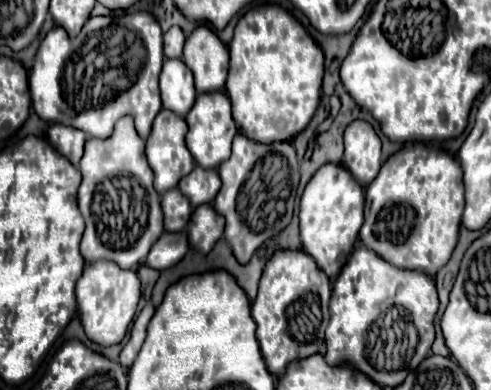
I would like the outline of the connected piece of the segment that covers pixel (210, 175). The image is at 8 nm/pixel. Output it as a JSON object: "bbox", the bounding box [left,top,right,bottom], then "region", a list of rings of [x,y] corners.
{"bbox":[178,166,220,206],"region":[[[196,166],[186,178],[182,178],[182,182],[178,182],[178,190],[182,190],[192,206],[210,204],[220,190],[218,172]]]}

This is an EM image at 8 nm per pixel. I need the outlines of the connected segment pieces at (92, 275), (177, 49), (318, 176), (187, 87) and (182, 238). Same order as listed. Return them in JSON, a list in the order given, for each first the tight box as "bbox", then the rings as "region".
[{"bbox":[76,260,140,346],"region":[[[98,260],[84,266],[84,272],[76,282],[76,300],[86,336],[96,344],[112,346],[126,336],[128,324],[136,314],[140,300],[140,280],[134,270],[122,270],[116,262]]]},{"bbox":[164,26,184,58],"region":[[[172,26],[164,34],[164,54],[166,58],[180,58],[182,56],[182,46],[184,46],[184,32],[178,26]]]},{"bbox":[300,164,364,276],"region":[[[324,164],[316,170],[300,198],[300,240],[302,250],[310,254],[318,268],[328,276],[338,276],[346,264],[364,220],[364,190],[352,174],[340,164]]]},{"bbox":[160,60,196,116],"region":[[[164,60],[160,72],[160,96],[162,106],[178,116],[186,116],[196,100],[194,78],[190,68],[182,60]]]},{"bbox":[146,232,188,270],"region":[[[164,232],[162,238],[150,248],[146,264],[156,270],[166,270],[182,260],[188,252],[188,236],[186,232]]]}]

